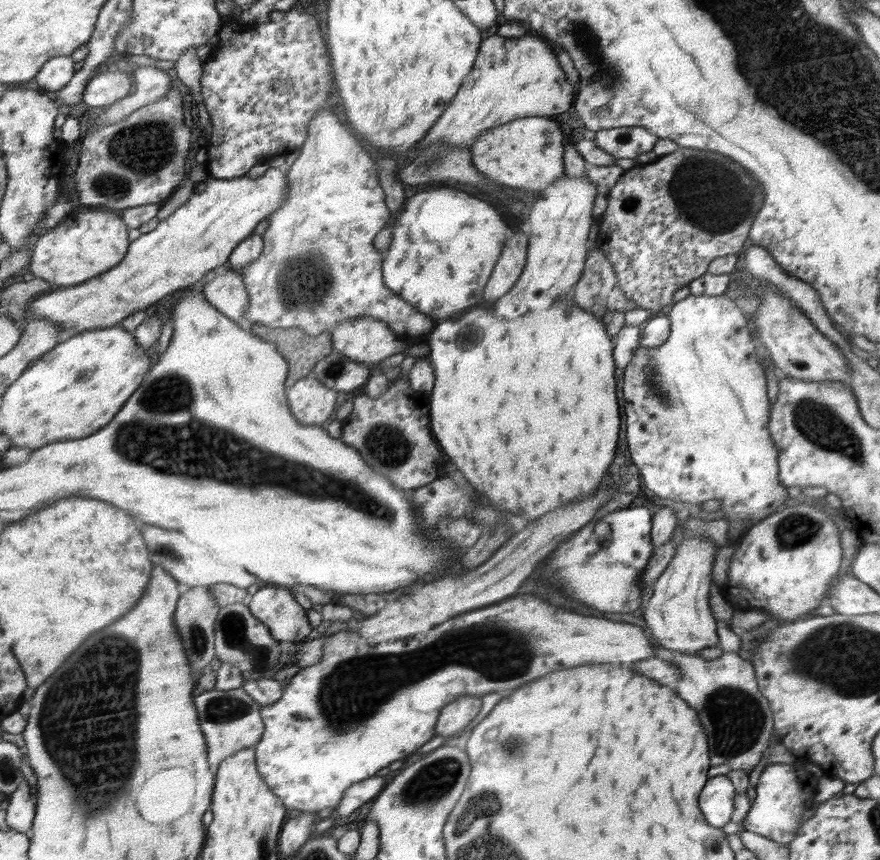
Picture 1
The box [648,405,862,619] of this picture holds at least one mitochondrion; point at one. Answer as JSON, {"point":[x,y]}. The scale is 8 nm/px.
{"point":[796,529]}

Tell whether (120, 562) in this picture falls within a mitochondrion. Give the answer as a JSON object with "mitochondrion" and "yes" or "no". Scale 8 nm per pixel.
{"mitochondrion":"no"}

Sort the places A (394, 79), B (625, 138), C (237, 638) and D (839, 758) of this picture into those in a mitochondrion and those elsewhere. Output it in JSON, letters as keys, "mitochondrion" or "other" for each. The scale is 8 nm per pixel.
{"A":"other","B":"mitochondrion","C":"mitochondrion","D":"other"}

